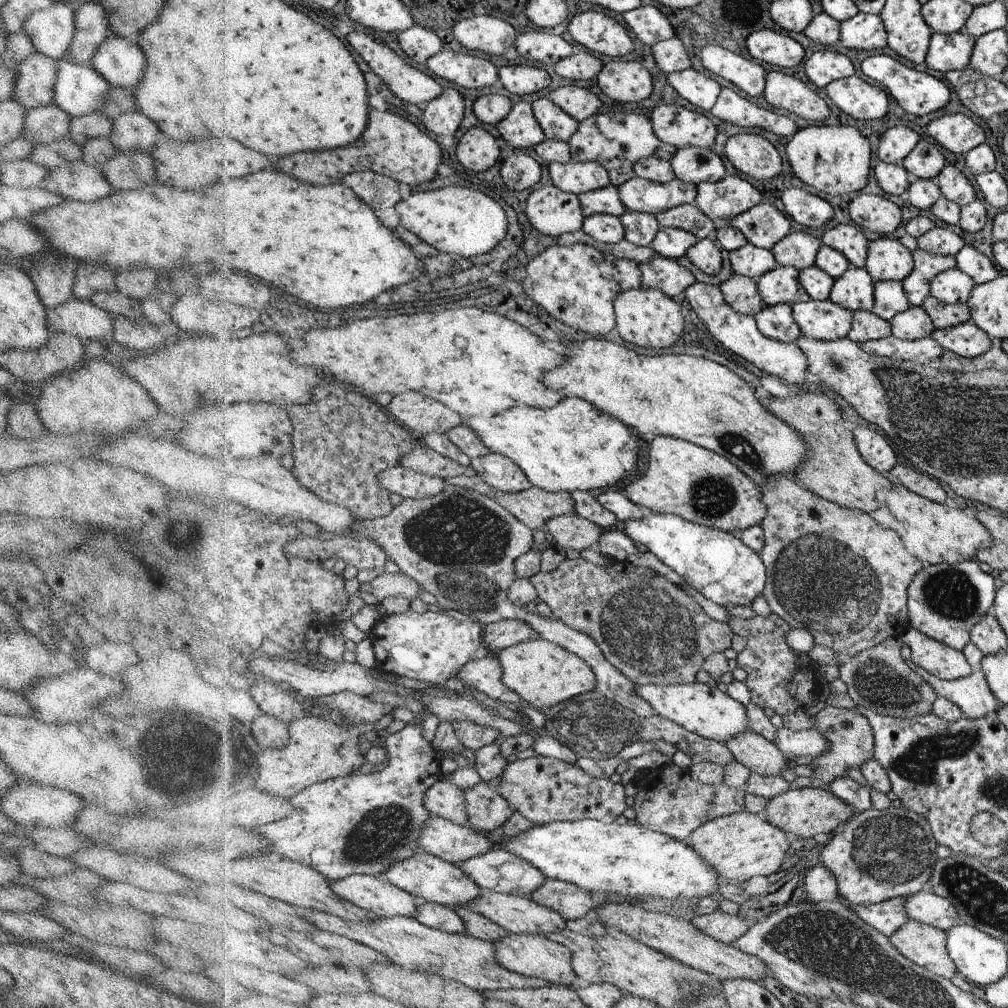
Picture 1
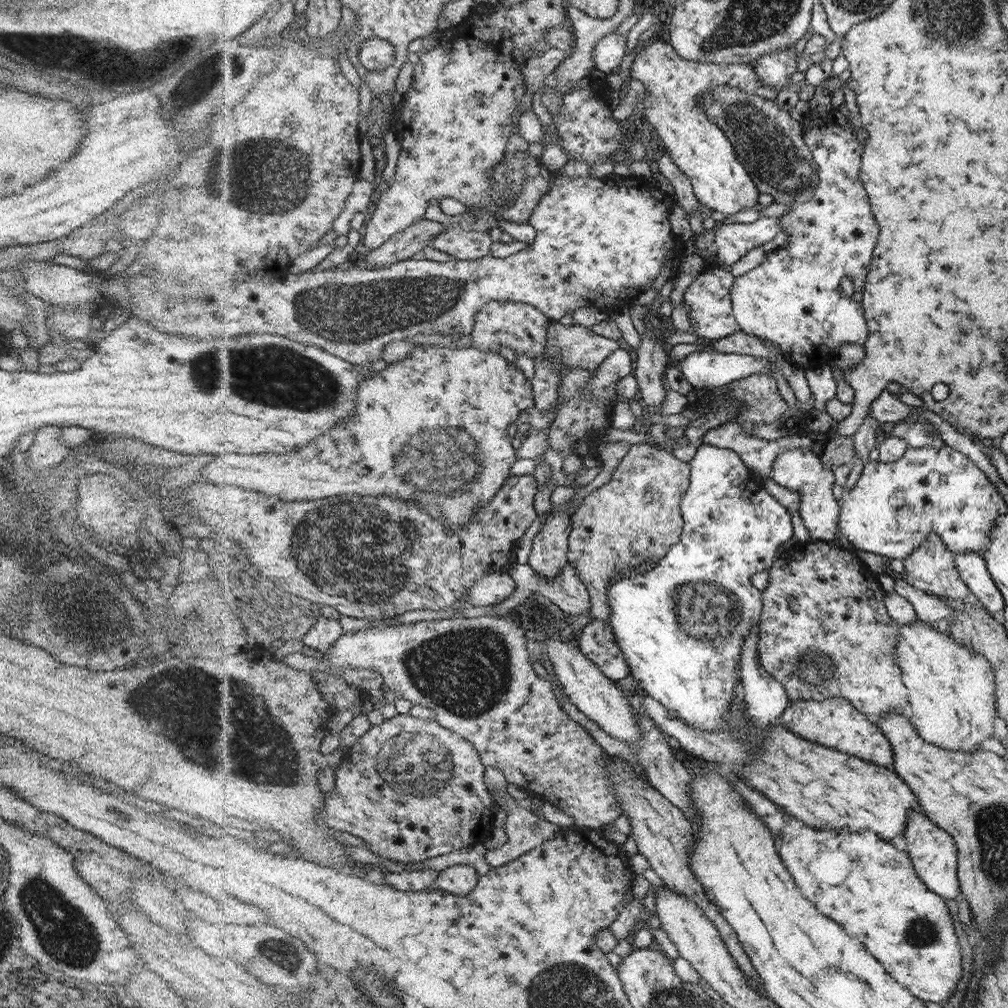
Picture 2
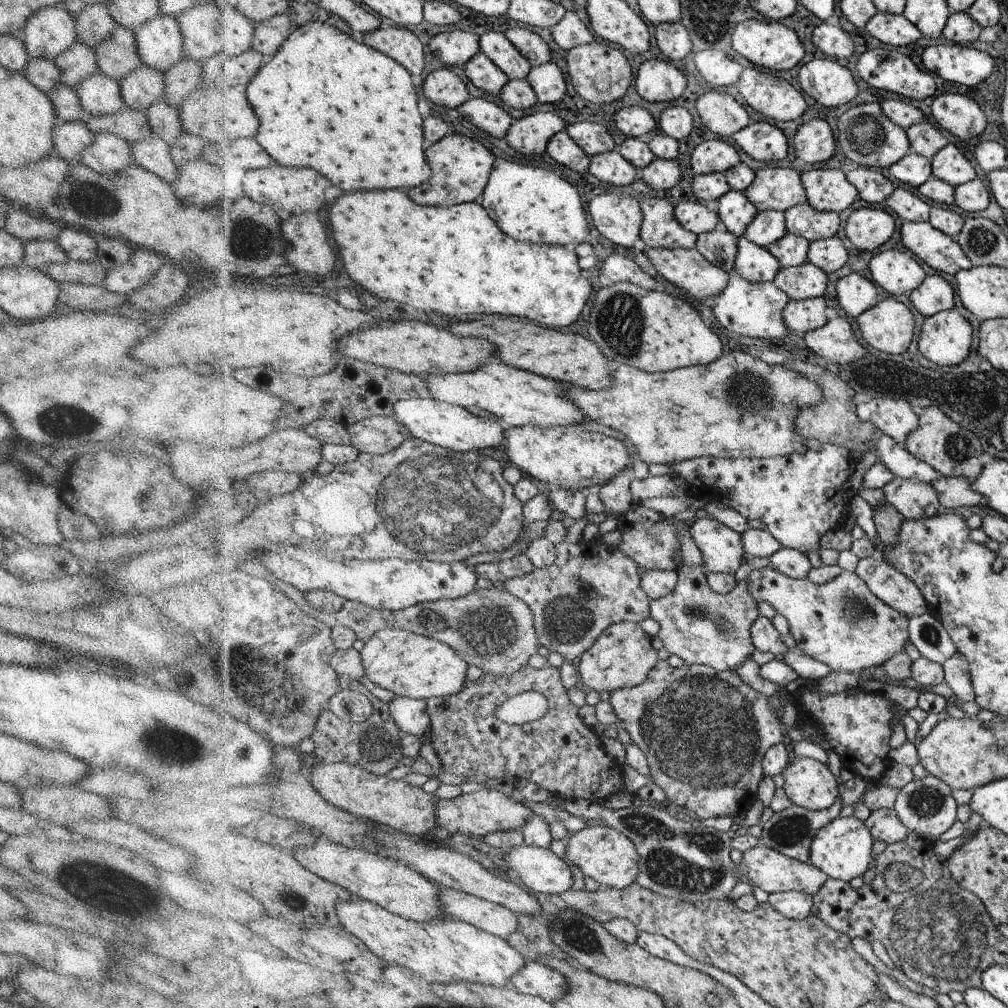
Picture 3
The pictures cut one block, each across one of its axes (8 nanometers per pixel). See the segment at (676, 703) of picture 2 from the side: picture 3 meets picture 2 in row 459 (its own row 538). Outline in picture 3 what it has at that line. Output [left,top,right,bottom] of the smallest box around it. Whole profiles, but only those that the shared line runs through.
[685,517,747,574]

